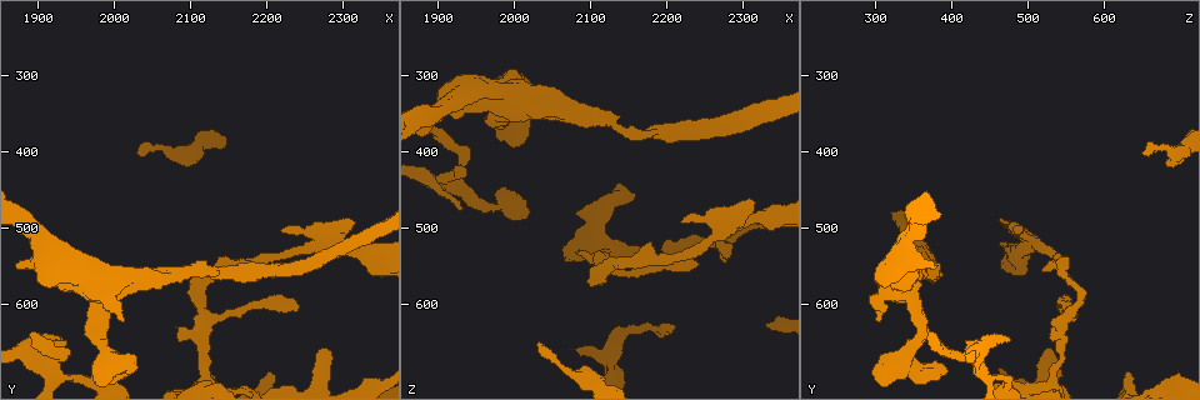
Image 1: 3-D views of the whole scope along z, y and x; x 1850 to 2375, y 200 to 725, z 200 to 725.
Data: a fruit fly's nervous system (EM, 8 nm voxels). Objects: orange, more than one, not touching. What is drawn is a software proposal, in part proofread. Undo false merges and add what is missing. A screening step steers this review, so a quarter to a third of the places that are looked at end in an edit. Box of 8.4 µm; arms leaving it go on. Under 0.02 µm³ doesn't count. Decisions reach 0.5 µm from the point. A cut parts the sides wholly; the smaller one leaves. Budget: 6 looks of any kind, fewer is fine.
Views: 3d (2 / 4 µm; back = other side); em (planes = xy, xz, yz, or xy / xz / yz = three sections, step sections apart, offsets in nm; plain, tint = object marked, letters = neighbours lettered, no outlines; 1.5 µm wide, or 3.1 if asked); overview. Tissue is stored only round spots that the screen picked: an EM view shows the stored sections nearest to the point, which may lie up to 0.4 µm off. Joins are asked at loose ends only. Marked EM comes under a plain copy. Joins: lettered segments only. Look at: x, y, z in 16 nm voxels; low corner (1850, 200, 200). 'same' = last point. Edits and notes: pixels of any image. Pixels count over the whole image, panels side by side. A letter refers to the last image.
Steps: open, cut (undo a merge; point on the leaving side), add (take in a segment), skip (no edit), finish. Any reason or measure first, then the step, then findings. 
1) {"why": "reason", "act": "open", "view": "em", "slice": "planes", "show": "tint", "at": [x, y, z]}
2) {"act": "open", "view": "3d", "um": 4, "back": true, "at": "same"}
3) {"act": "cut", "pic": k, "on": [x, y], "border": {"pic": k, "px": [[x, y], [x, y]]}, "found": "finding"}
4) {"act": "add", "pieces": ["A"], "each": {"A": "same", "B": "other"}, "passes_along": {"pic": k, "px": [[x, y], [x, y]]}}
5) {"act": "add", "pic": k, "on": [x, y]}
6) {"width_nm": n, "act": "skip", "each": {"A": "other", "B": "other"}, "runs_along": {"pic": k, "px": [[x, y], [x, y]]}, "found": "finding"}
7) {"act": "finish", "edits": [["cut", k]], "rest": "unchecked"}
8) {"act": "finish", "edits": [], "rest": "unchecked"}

{"act": "open", "view": "3d", "um": 4, "at": [1930, 650, 475]}

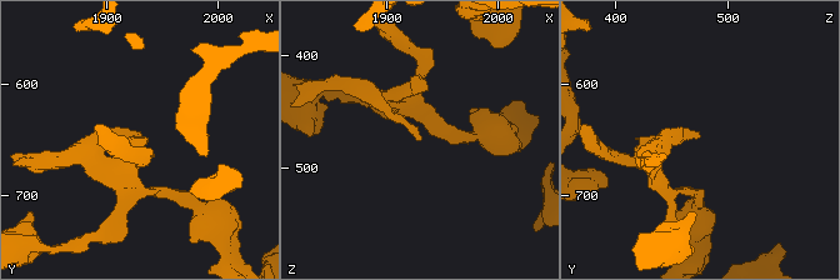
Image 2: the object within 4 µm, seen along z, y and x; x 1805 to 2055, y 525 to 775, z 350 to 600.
{"why": "shape alone is not enough", "act": "open", "view": "em", "slice": "xy", "step": 4, "show": "tint", "at": [1932, 648, 472]}

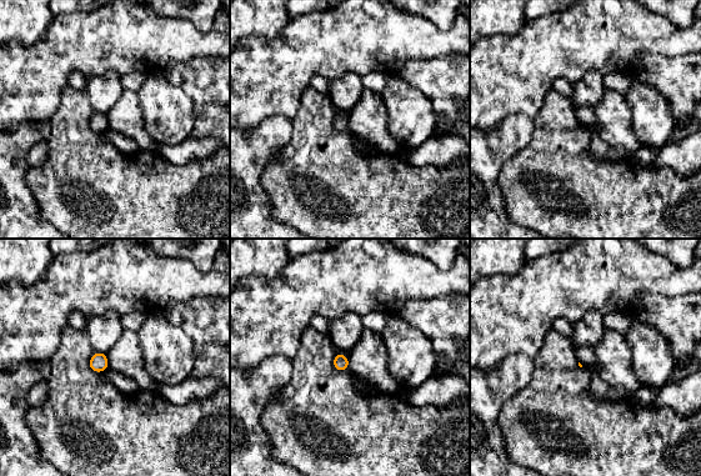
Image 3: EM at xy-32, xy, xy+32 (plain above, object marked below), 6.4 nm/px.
{"act": "open", "view": "em", "slice": "planes", "show": "letters", "at": "same"}

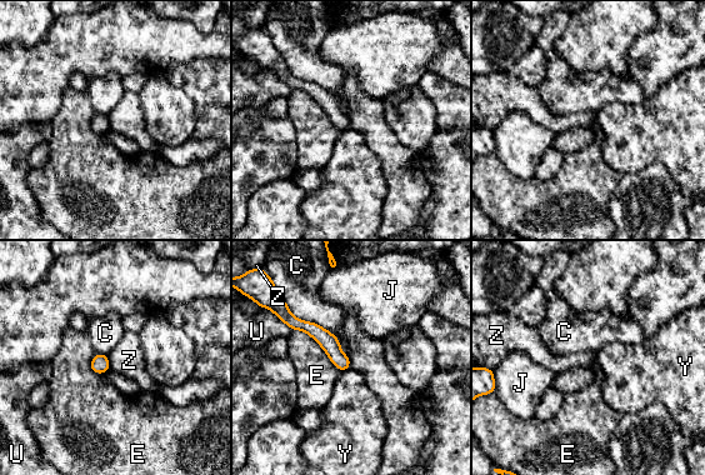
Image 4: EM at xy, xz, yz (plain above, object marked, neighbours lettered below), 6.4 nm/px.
{"width_nm": 110, "longest_contact_nm": ["E", 420], "act": "skip", "each": {"C": "other", "E": "other", "J": "other", "U": "other", "Y": "other", "Z": "other"}, "found": "no lettered segment goes on from it"}

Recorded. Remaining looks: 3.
{"why": "an open end", "act": "open", "view": "em", "slice": "planes", "show": "letters", "at": [1895, 635, 370]}

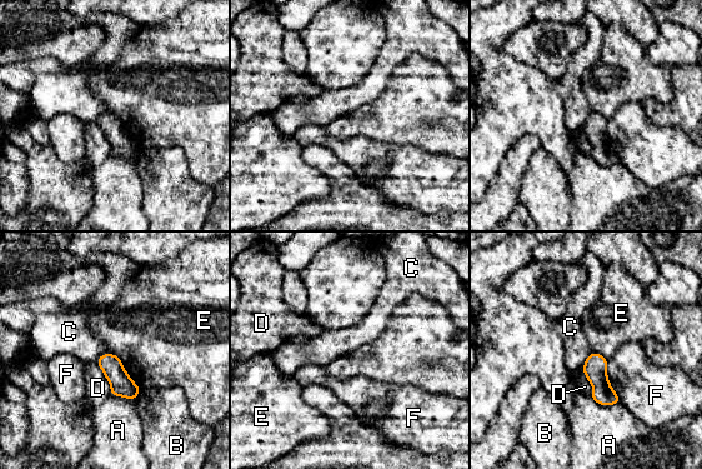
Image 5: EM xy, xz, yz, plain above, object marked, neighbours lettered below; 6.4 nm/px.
{"act": "skip", "each": {"A": "other", "B": "other", "C": "other", "D": "other", "E": "other", "F": "other"}, "border": {"pic": 5, "px": [[114, 353], [128, 375], [141, 389]]}, "found": "none of them fits"}

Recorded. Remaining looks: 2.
{"act": "finish", "edits": [], "rest": "unchecked"}

